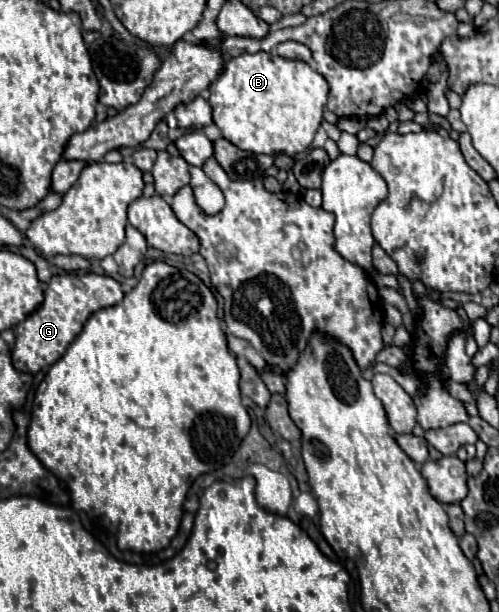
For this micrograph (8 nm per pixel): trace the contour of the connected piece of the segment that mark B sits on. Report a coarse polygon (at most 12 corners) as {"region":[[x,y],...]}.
{"region":[[256,52],[210,84],[214,124],[240,150],[310,148],[328,84]]}

